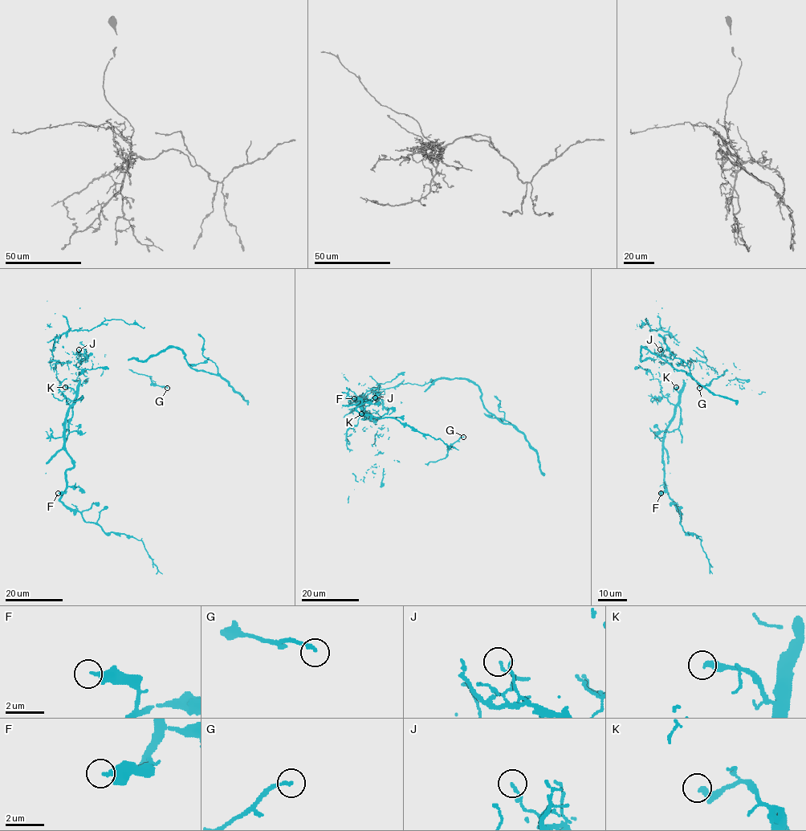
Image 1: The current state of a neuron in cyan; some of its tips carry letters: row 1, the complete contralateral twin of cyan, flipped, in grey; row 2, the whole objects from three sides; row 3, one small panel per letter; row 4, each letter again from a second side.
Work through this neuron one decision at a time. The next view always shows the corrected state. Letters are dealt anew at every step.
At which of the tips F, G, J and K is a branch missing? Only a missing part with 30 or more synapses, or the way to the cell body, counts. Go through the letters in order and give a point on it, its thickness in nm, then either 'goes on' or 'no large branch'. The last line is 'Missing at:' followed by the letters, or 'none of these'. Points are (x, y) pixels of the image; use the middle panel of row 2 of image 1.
F: (354, 398) | 340 nm | no large branch
G: (463, 437) | 160 nm | no large branch
J: (375, 397) | 120 nm | no large branch
K: (361, 413) | 360 nm | no large branch
Missing at: none of these

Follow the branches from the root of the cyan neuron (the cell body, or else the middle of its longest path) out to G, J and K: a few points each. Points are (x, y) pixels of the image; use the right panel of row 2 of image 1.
G: (684, 381), (682, 362), (696, 352), (714, 373), (722, 376), (726, 369), (699, 388)
J: (684, 381), (686, 379), (682, 362), (675, 356), (669, 359), (661, 356), (660, 349)
K: (684, 381), (680, 393), (676, 387)

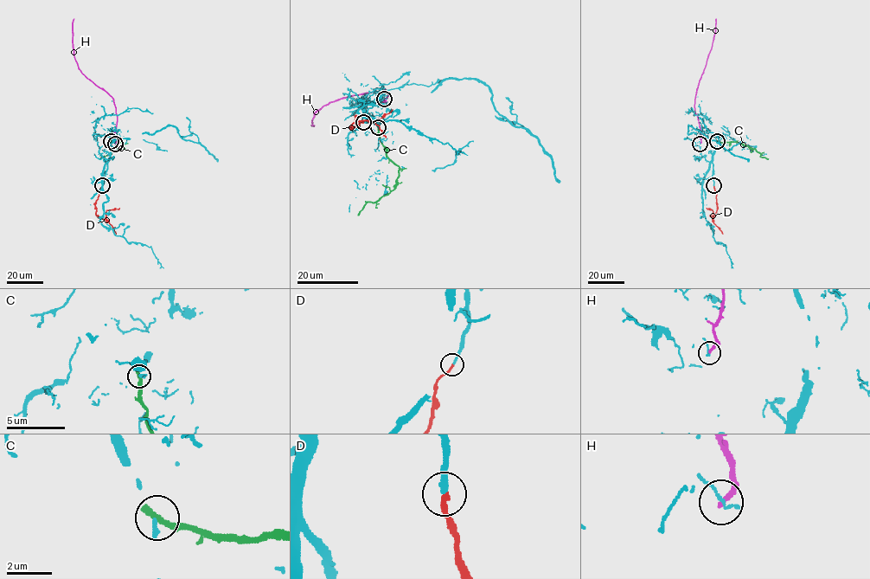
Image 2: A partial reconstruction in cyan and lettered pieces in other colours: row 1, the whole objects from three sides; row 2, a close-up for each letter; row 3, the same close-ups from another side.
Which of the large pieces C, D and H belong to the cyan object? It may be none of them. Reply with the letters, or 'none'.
D

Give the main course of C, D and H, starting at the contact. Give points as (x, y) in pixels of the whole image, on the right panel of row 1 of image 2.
C: (717, 141), (738, 142), (755, 148), (760, 156), (768, 158)
D: (713, 186), (717, 204), (713, 219), (713, 210), (706, 208)
H: (700, 144), (702, 133), (695, 112), (694, 99), (712, 44), (715, 18)

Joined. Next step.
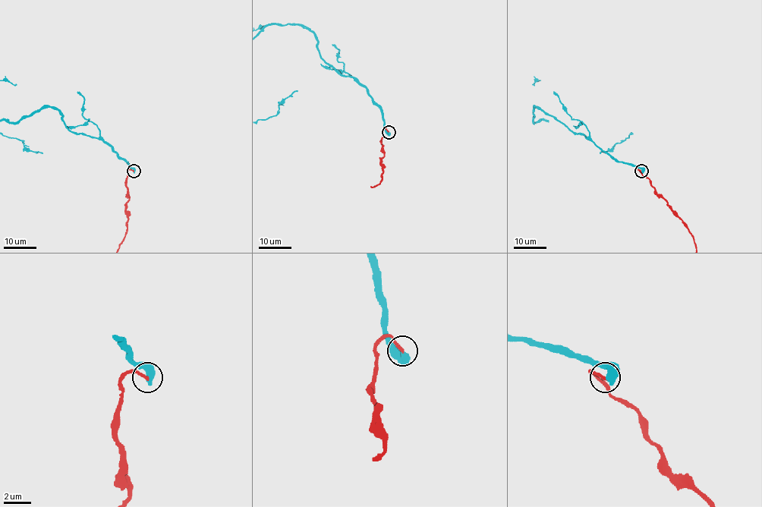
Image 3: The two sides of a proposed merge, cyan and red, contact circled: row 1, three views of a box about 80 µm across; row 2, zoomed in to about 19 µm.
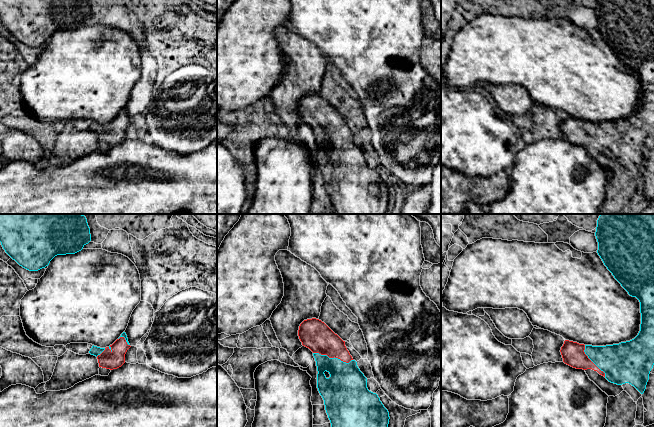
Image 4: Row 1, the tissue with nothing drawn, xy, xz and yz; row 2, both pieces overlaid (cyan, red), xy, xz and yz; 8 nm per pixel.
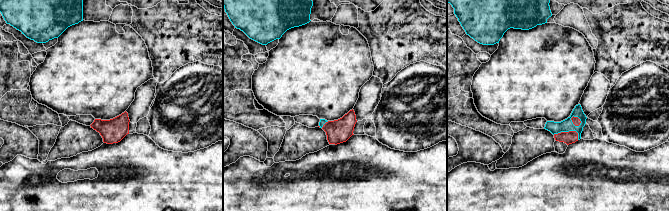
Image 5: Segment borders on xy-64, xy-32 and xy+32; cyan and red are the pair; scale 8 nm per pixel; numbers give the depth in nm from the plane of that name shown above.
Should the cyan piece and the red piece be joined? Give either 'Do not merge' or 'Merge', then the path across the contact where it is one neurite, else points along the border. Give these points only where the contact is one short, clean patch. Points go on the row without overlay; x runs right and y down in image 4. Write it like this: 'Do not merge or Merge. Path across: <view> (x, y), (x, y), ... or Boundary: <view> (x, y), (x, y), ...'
Merge. Path across: xz (347, 161), (344, 147), (334, 133), (314, 110)

